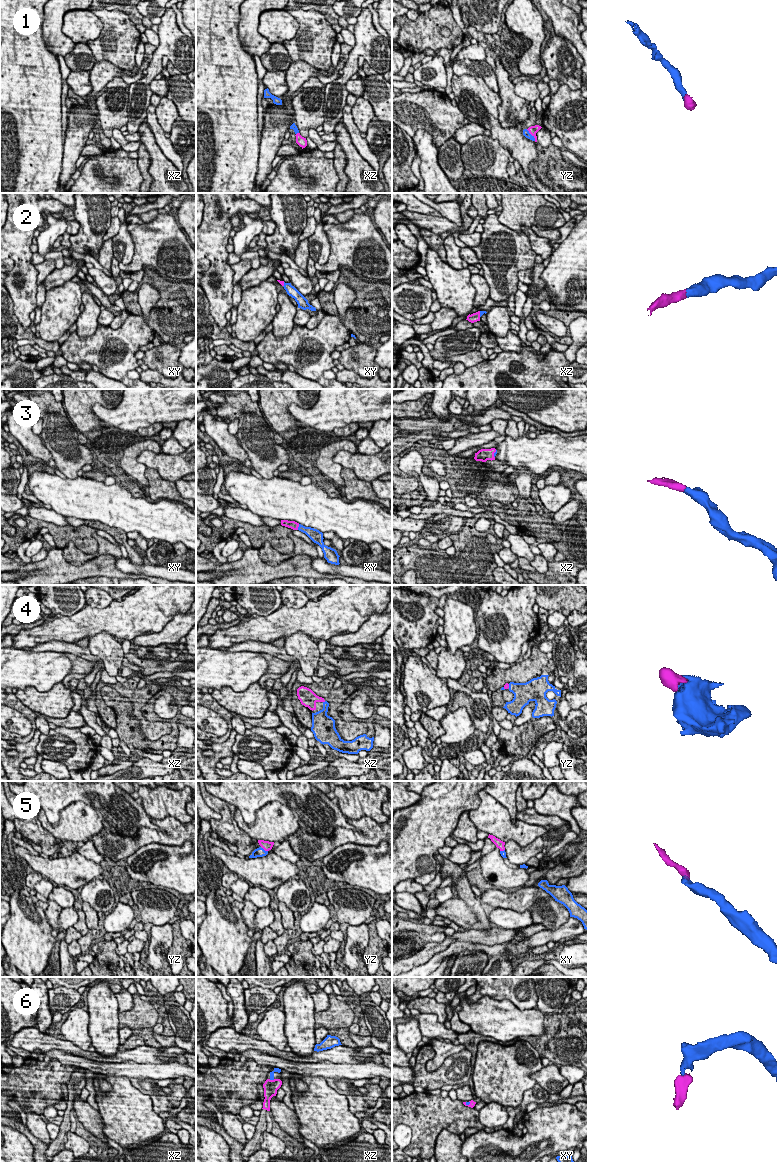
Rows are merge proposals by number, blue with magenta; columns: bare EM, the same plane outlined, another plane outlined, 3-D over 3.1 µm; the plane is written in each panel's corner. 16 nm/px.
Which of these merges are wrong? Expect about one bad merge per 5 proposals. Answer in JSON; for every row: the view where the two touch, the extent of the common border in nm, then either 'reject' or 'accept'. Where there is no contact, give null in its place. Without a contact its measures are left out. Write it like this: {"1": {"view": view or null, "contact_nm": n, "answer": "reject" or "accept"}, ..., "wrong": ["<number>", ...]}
{"1": {"view": "yz", "contact_nm": 240, "answer": "accept"}, "2": {"view": "xz", "contact_nm": 100, "answer": "accept"}, "3": {"view": "xy", "contact_nm": 100, "answer": "accept"}, "4": {"view": "xz", "contact_nm": 50, "answer": "accept"}, "5": {"view": "yz", "contact_nm": 120, "answer": "accept"}, "6": {"view": "xz", "contact_nm": 100, "answer": "accept"}, "wrong": []}

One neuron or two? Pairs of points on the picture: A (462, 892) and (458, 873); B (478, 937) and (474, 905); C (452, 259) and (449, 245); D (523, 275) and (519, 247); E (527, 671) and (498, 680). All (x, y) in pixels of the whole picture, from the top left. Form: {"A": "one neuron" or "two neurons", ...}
{"A": "one neuron", "B": "two neurons", "C": "one neuron", "D": "two neurons", "E": "one neuron"}

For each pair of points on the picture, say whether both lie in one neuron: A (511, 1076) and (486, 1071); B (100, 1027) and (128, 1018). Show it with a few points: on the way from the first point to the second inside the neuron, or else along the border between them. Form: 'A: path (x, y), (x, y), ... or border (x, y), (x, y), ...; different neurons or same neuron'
A: path (505, 1076), (499, 1071), (492, 1071); same neuron
B: border (119, 1012), (118, 1028); different neurons

